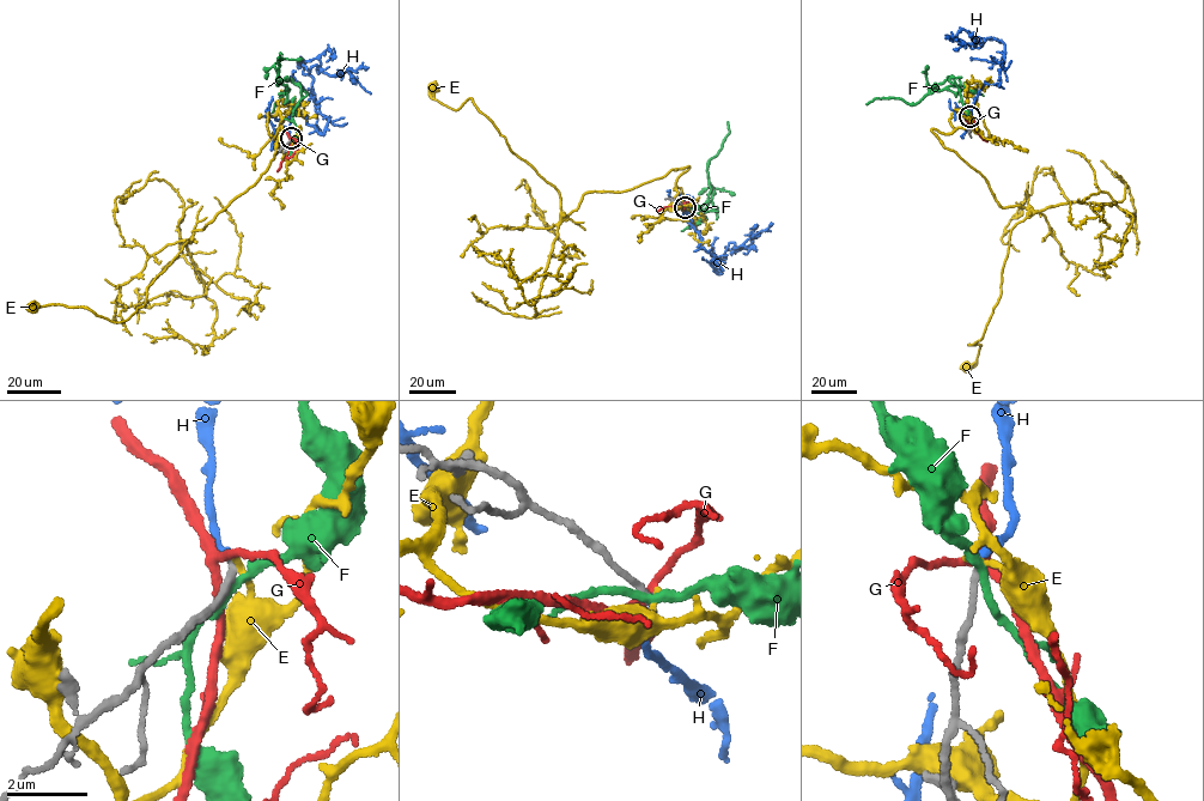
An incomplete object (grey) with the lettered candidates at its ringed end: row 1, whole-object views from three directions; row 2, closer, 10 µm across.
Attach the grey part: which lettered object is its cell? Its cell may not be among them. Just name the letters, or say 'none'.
H

